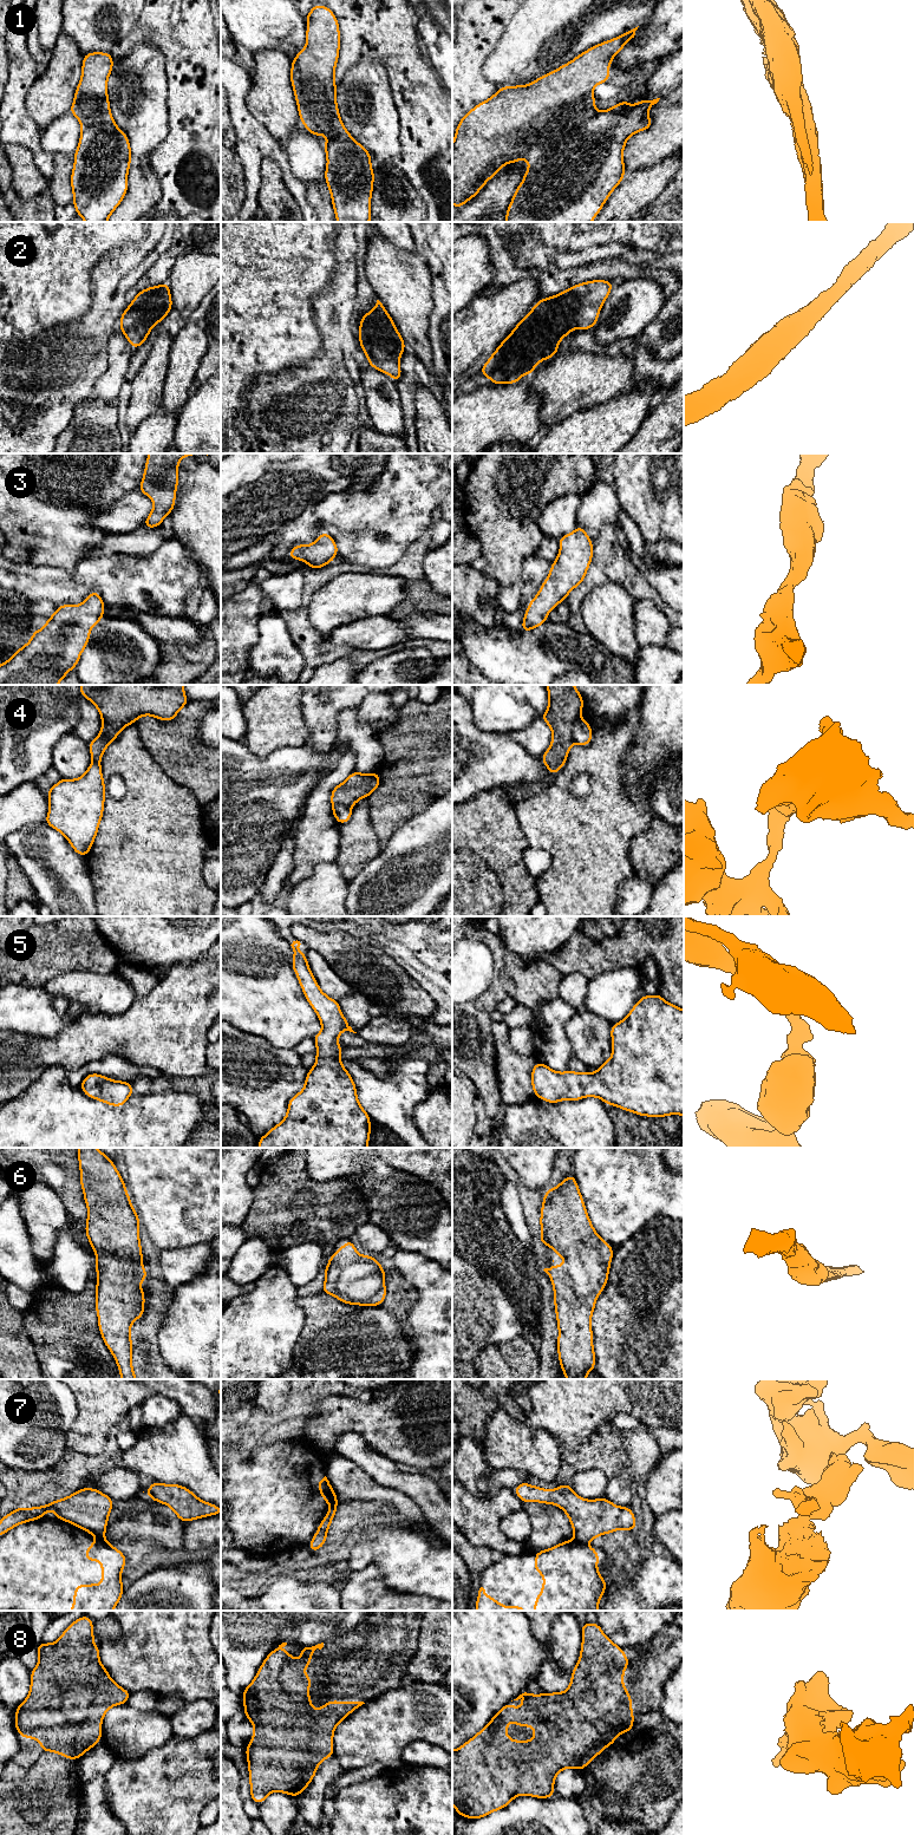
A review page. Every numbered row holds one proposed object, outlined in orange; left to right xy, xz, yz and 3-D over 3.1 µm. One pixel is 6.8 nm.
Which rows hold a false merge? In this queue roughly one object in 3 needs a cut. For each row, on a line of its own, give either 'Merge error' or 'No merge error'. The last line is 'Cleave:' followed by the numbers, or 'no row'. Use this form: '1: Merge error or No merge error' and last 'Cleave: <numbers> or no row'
1: Merge error
2: No merge error
3: No merge error
4: Merge error
5: No merge error
6: No merge error
7: Merge error
8: No merge error
Cleave: 1, 4, 7

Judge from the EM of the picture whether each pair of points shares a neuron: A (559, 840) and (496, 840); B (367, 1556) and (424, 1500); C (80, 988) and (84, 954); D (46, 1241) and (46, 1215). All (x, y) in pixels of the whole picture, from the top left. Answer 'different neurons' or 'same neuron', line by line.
A: different neurons
B: different neurons
C: different neurons
D: same neuron

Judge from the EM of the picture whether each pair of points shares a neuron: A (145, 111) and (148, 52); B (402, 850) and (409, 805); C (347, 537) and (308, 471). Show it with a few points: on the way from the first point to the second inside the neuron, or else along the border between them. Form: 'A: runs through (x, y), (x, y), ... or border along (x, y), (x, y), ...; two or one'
A: runs through (148, 97), (151, 91), (149, 89), (149, 66); one
B: border along (430, 805), (410, 817), (387, 841); two
C: border along (348, 487), (328, 494), (300, 514); two

